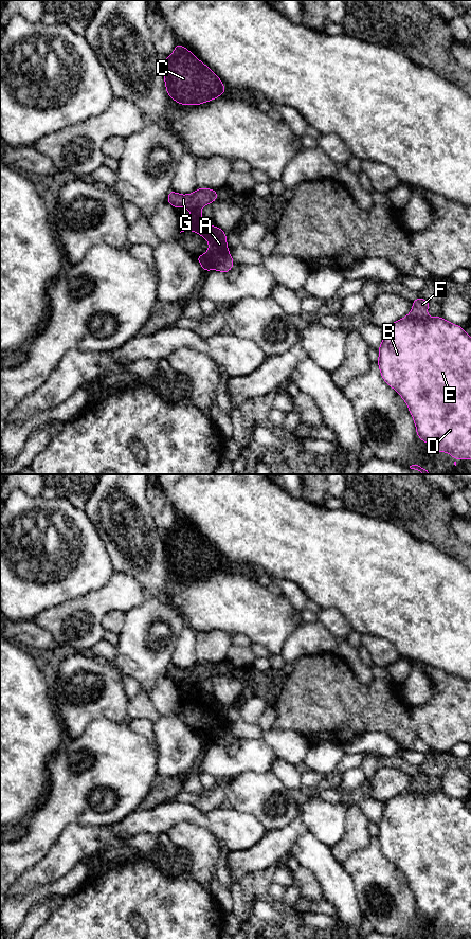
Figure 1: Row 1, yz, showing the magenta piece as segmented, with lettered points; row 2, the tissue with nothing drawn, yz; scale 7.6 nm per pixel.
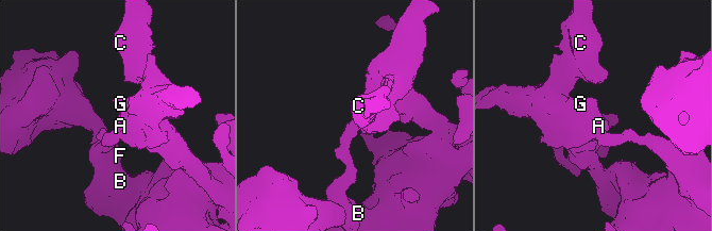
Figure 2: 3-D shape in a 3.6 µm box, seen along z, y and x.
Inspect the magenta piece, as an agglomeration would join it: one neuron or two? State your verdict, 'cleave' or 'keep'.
cleave

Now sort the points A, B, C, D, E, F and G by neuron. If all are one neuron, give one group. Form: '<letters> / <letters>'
A C G / B D E F

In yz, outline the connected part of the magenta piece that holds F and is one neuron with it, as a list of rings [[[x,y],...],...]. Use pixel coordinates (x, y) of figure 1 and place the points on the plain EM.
[[[417,772],[412,774],[413,782],[409,790],[385,800],[383,802],[383,814],[378,823],[379,834],[378,841],[383,854],[393,862],[407,879],[410,887],[416,900],[417,910],[420,915],[425,916],[433,921],[436,926],[448,926],[454,935],[459,933],[471,934],[471,811],[469,811],[464,802],[459,799],[452,798],[442,791],[427,791],[427,784],[430,780],[430,775]]]

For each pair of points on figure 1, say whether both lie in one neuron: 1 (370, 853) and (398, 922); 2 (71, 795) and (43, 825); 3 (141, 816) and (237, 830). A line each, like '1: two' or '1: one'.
1: one
2: one
3: one

